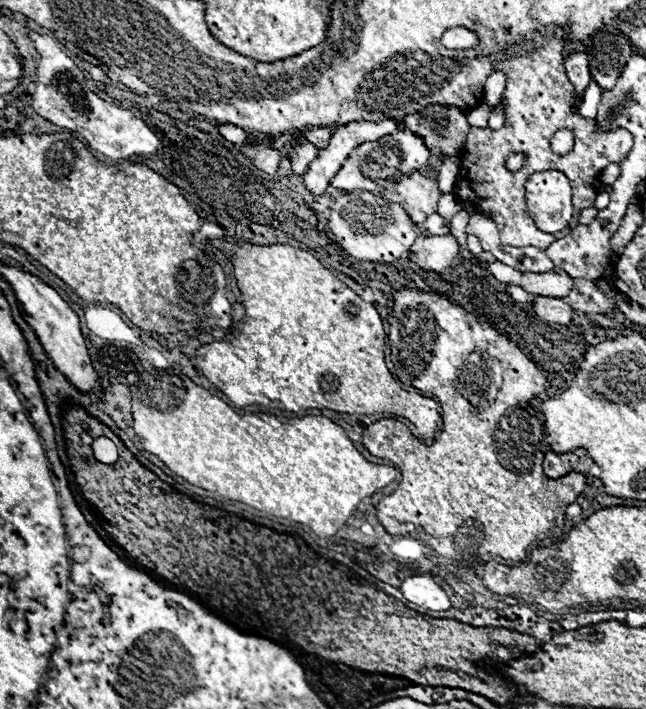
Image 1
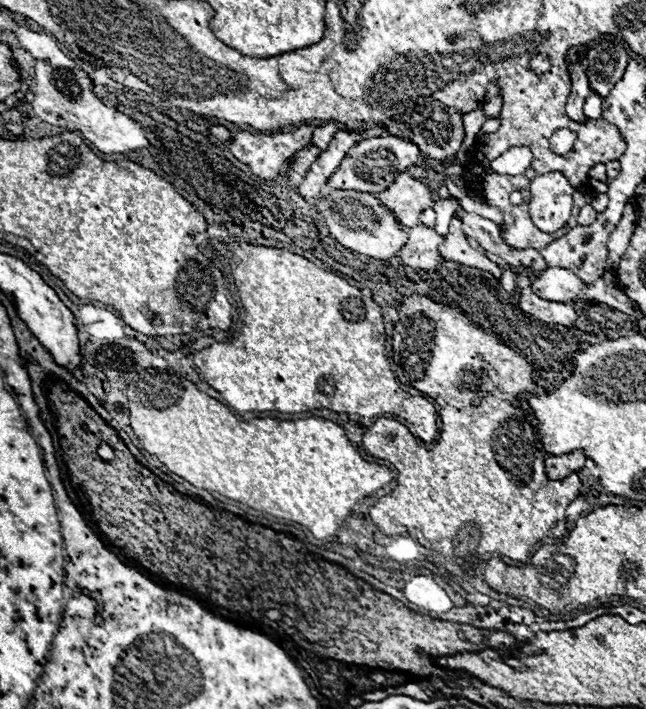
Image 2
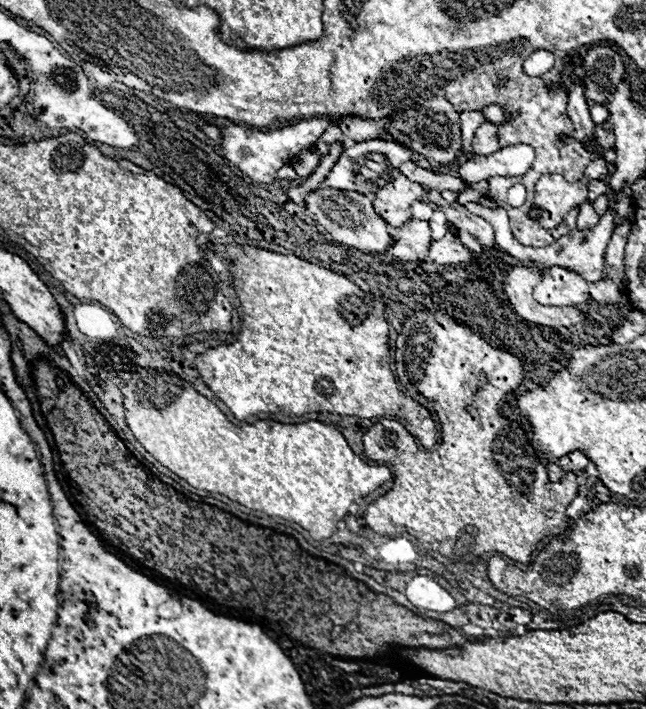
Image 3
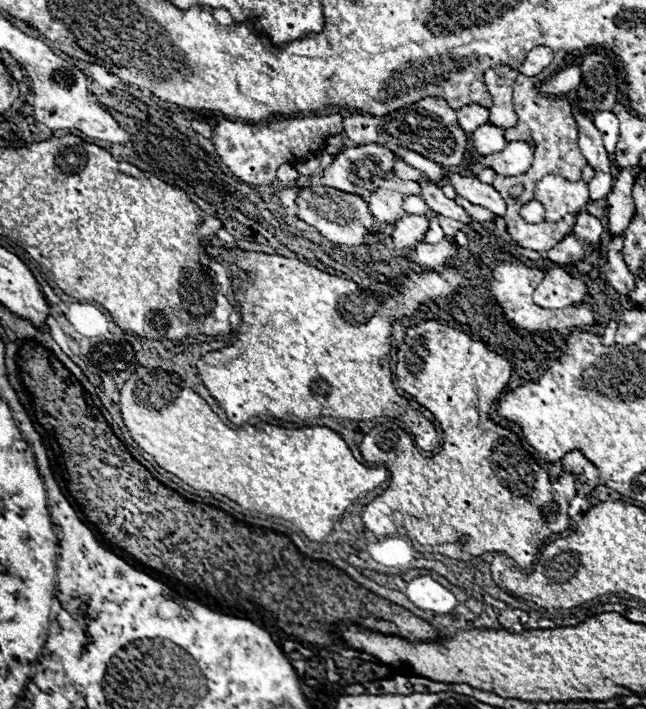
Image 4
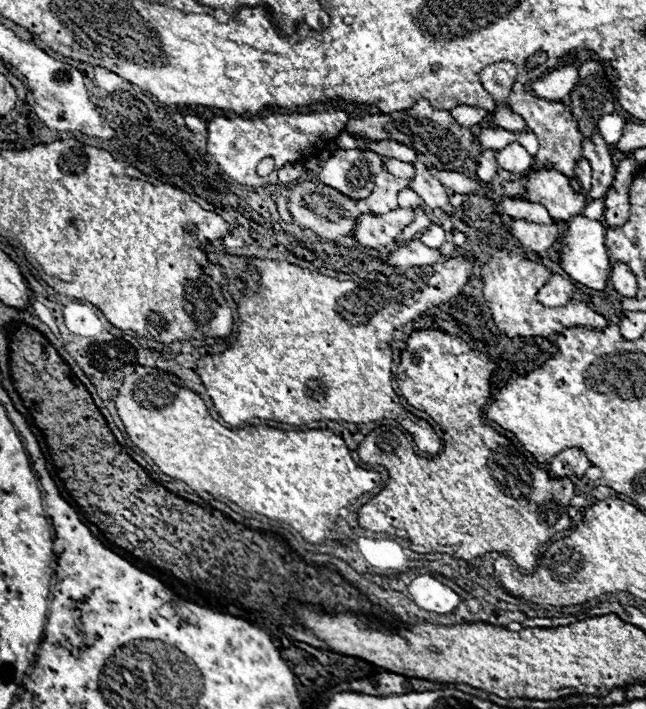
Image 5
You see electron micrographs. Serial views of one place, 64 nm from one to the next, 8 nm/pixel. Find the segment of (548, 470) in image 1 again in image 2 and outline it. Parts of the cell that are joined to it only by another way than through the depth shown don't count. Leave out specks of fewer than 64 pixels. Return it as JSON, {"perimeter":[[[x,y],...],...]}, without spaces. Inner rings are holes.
{"perimeter":[[[574,450],[562,456],[548,456],[544,460],[544,470],[550,476],[550,480],[562,480],[572,472],[578,472],[586,462],[584,450]]]}

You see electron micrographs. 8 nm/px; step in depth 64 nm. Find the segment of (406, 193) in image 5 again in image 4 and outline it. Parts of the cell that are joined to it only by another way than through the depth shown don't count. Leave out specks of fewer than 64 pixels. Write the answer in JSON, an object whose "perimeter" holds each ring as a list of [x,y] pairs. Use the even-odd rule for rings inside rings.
{"perimeter":[[[410,196],[410,198],[406,198],[404,210],[406,210],[408,214],[422,214],[422,216],[426,216],[426,214],[430,212],[430,208],[426,206],[426,202],[424,202],[420,196]]]}

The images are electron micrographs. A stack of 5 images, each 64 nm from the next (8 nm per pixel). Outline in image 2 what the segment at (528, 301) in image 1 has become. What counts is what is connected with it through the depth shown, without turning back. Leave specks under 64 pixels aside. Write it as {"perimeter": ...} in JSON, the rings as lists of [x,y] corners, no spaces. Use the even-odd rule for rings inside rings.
{"perimeter":[[[506,270],[506,274],[502,276],[500,284],[502,284],[502,288],[504,288],[506,292],[510,292],[512,296],[516,296],[516,292],[518,292],[518,288],[516,288],[516,274],[514,274],[512,270]]]}

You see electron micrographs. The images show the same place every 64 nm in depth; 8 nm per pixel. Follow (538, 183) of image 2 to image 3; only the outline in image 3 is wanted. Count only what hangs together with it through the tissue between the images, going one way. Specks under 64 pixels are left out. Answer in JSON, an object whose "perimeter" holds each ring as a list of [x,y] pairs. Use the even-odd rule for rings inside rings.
{"perimeter":[[[544,174],[536,182],[533,206],[545,211],[537,221],[546,229],[553,229],[563,222],[563,217],[576,204],[588,200],[586,180],[576,184],[566,182],[560,174]]]}

